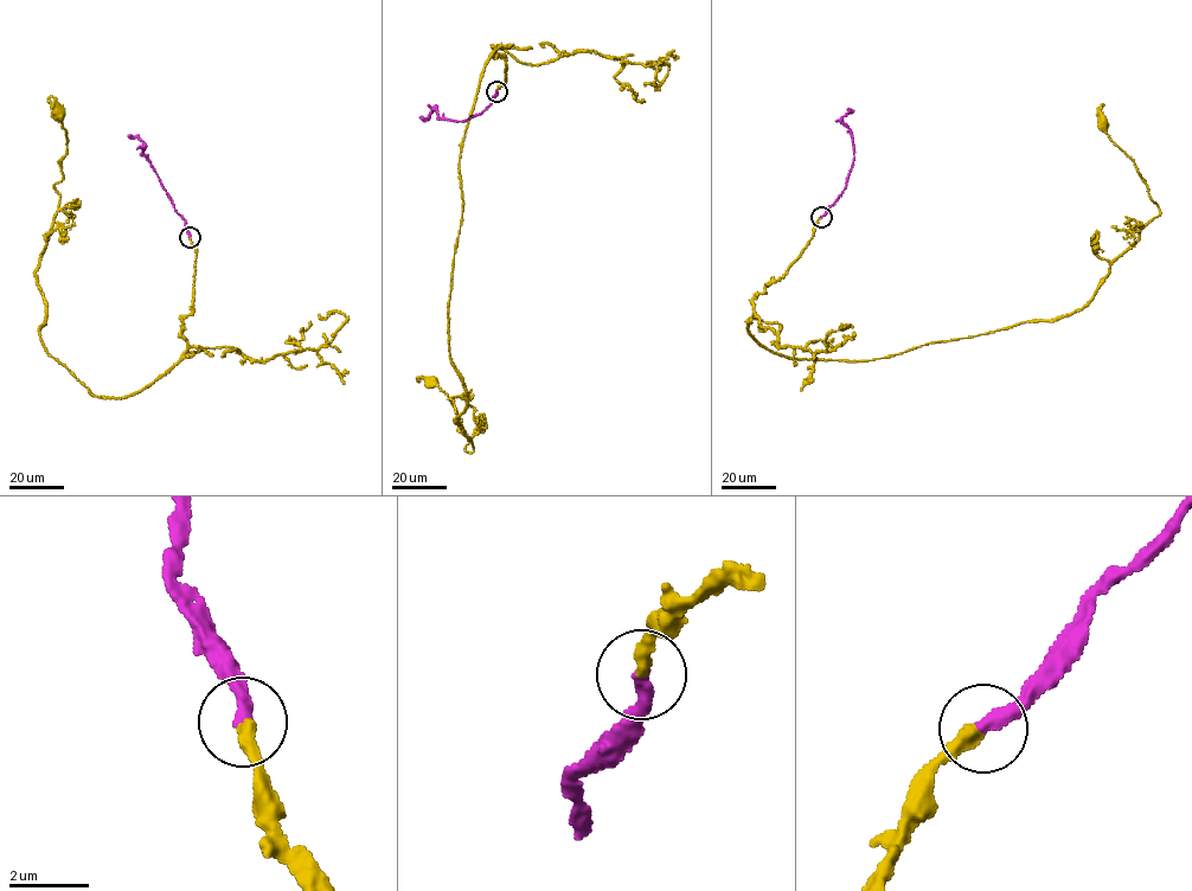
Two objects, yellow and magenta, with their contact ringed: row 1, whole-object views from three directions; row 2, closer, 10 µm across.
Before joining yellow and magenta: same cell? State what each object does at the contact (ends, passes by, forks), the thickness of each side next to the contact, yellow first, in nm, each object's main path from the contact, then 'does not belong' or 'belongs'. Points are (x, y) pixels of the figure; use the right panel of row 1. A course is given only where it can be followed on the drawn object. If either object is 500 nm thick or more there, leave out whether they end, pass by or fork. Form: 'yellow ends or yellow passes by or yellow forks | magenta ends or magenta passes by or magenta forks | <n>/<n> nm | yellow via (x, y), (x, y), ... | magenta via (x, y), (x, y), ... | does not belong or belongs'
yellow ends | magenta ends | 380/360 nm | yellow via (821, 217), (752, 299), (748, 332), (773, 351), (867, 360), (1051, 320), (1081, 309), (1159, 213), (1103, 123) | magenta via (821, 217), (845, 187), (854, 158), (851, 132), (843, 122), (850, 113), (847, 108) | belongs

